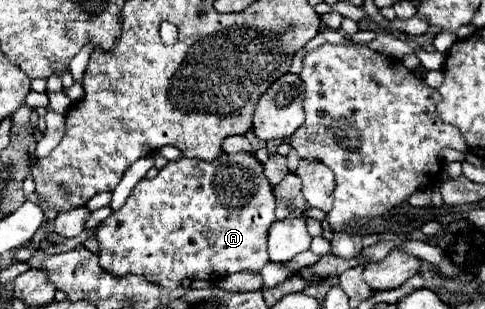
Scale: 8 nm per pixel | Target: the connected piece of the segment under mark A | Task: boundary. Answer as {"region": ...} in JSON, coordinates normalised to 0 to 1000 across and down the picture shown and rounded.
{"region":[[[458,498],[437,524],[371,511],[363,524],[346,524],[322,576],[289,583],[260,660],[198,738],[194,770],[206,790],[202,848],[239,900],[289,887],[342,939],[367,932],[375,906],[441,913],[499,874],[532,880],[553,848],[548,764],[561,712],[569,712],[561,602],[553,595],[540,531],[524,498]]]}

